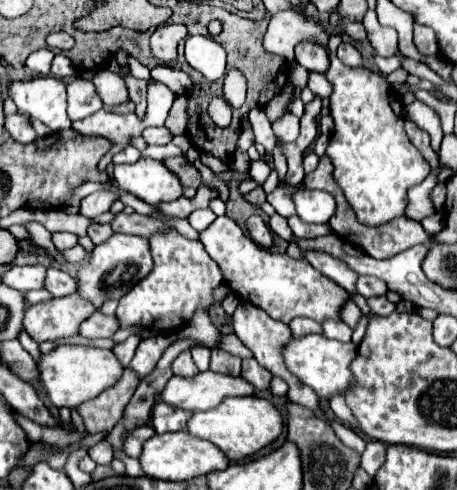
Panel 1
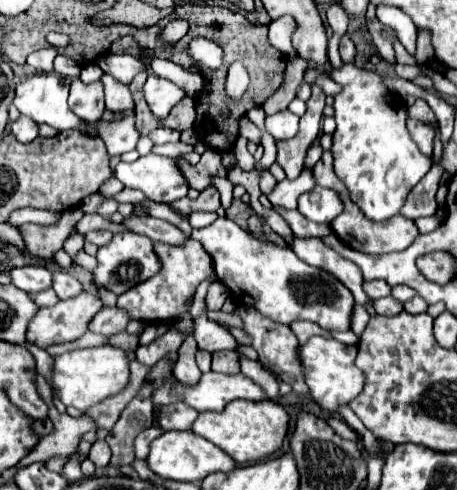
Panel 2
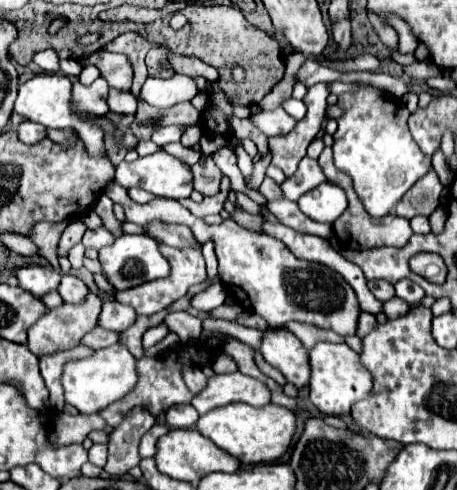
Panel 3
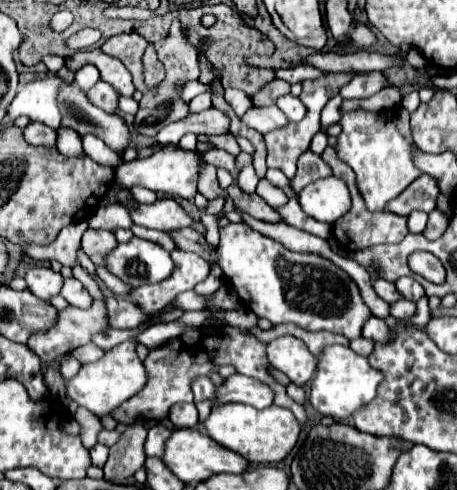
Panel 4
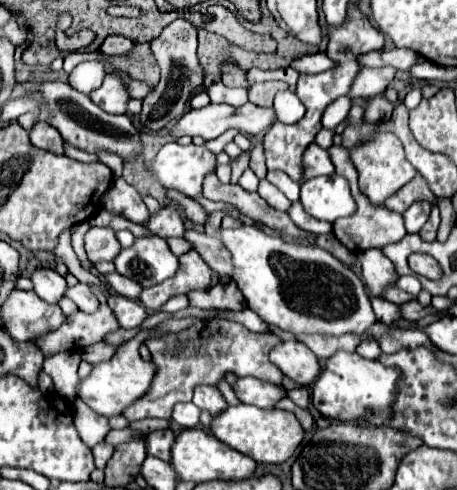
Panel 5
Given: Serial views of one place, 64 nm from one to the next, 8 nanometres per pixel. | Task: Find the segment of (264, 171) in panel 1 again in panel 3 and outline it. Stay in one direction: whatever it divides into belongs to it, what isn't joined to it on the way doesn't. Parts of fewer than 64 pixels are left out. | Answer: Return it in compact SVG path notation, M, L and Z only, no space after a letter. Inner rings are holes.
M266 176L262 186L260 186L260 194L264 194L268 200L278 200L280 198L280 186L272 178Z

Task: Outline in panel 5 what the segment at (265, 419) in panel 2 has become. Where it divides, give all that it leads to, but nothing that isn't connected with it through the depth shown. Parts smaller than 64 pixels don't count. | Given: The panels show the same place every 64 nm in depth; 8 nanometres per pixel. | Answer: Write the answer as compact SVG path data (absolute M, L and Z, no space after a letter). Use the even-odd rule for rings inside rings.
M246 404L228 406L224 412L214 416L212 424L210 424L210 432L220 442L250 456L258 464L282 464L282 462L286 462L304 438L304 430L292 412L278 410L278 408L262 410L262 408L246 406Z

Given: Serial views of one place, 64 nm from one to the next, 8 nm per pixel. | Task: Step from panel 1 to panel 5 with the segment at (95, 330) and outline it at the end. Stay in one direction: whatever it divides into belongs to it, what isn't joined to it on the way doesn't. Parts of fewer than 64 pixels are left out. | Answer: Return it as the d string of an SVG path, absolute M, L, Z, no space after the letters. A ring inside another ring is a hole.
M112 294L108 298L108 306L112 308L120 328L138 328L148 318L146 308L138 300L132 300L132 298Z

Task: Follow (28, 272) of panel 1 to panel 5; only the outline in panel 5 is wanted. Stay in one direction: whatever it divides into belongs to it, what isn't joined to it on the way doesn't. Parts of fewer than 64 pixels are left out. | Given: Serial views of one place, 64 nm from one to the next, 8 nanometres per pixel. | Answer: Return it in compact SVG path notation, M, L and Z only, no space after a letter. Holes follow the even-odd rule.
M40 268L40 270L34 270L32 276L30 276L32 284L34 284L34 292L50 302L50 304L56 304L62 296L64 296L64 290L66 290L66 280L64 276L60 276L56 270L52 268Z

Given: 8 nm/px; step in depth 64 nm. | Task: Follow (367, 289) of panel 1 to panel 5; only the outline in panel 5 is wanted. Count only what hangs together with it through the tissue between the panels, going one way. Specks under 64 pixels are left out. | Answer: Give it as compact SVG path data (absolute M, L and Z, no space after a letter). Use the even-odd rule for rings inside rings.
M388 286L388 288L384 288L382 298L386 298L388 302L394 302L394 304L402 304L402 302L414 300L414 296L410 296L410 294L402 292L402 290L400 290L400 288L396 288L396 286Z

